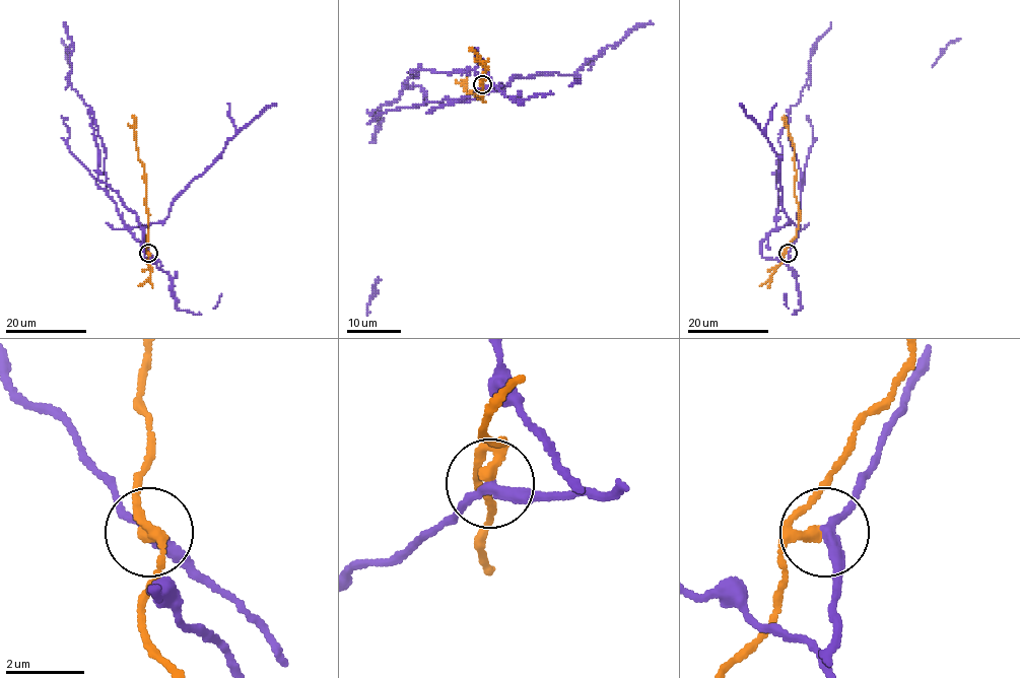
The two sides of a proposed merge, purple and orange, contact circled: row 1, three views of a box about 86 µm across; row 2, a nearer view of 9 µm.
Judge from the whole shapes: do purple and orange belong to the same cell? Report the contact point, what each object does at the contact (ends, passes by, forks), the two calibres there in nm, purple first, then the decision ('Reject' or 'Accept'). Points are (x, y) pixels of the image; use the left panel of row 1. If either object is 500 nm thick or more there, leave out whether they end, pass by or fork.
Place: (148, 253). At the ring purple passes by. At the ring orange passes by. Thickness 260 nm (purple) against 240 nm. Reject

